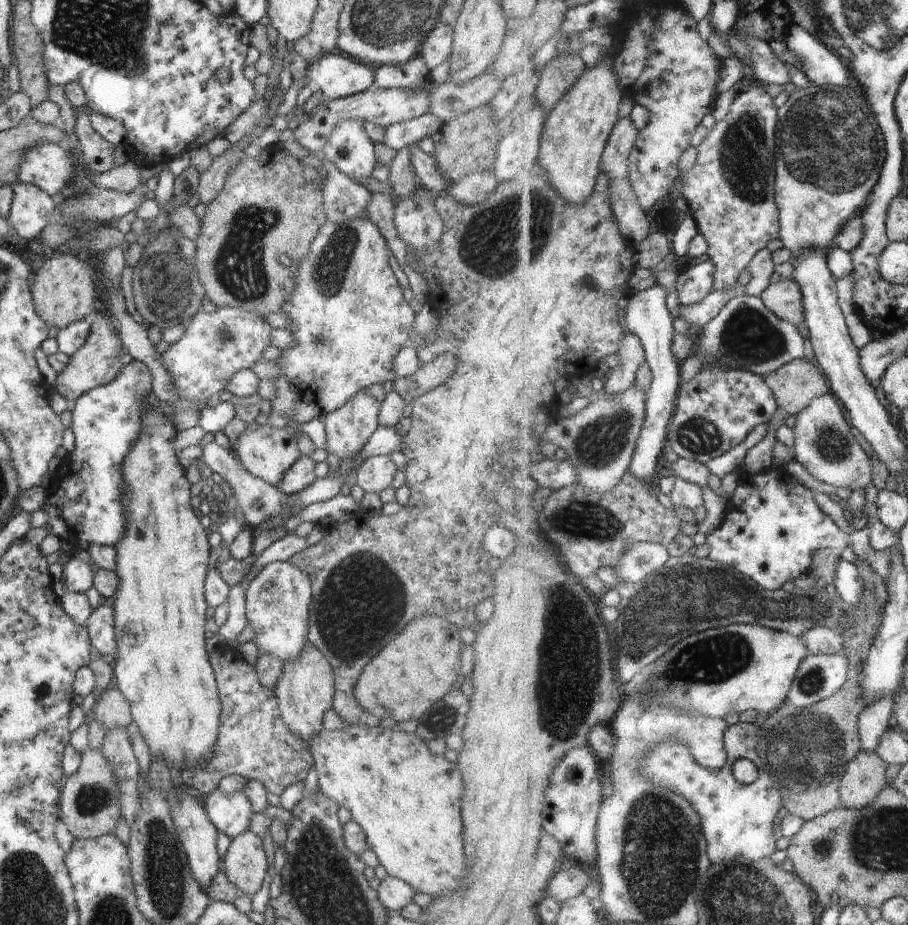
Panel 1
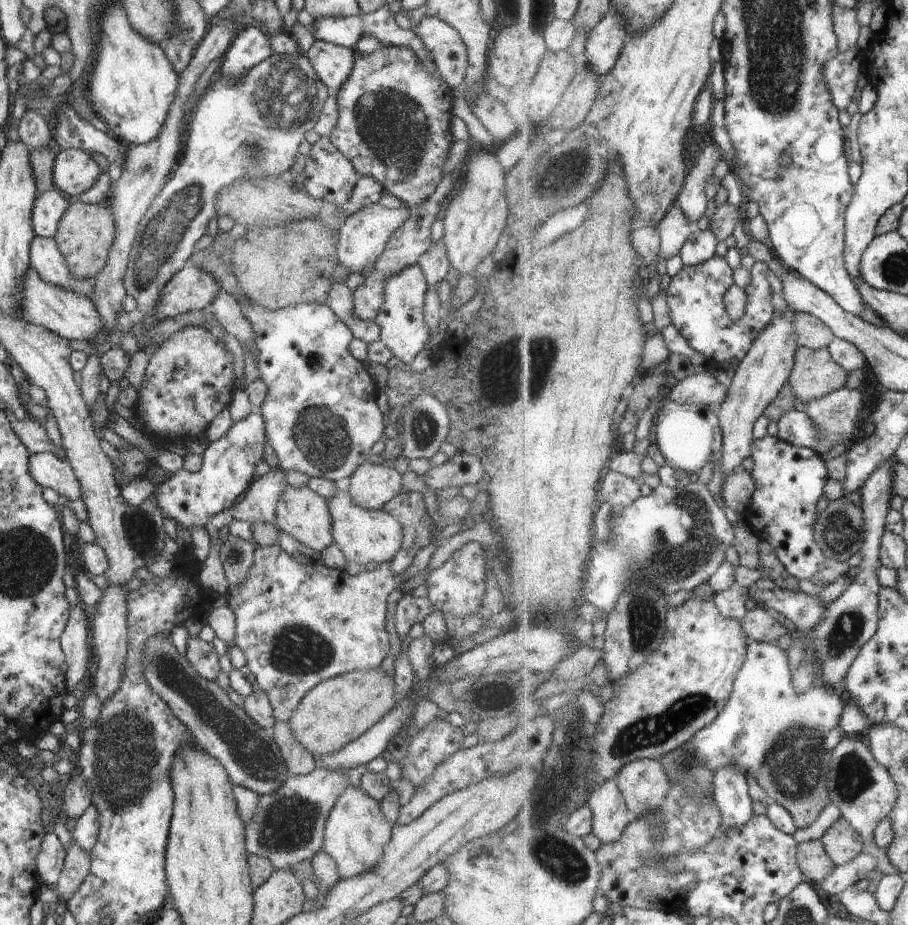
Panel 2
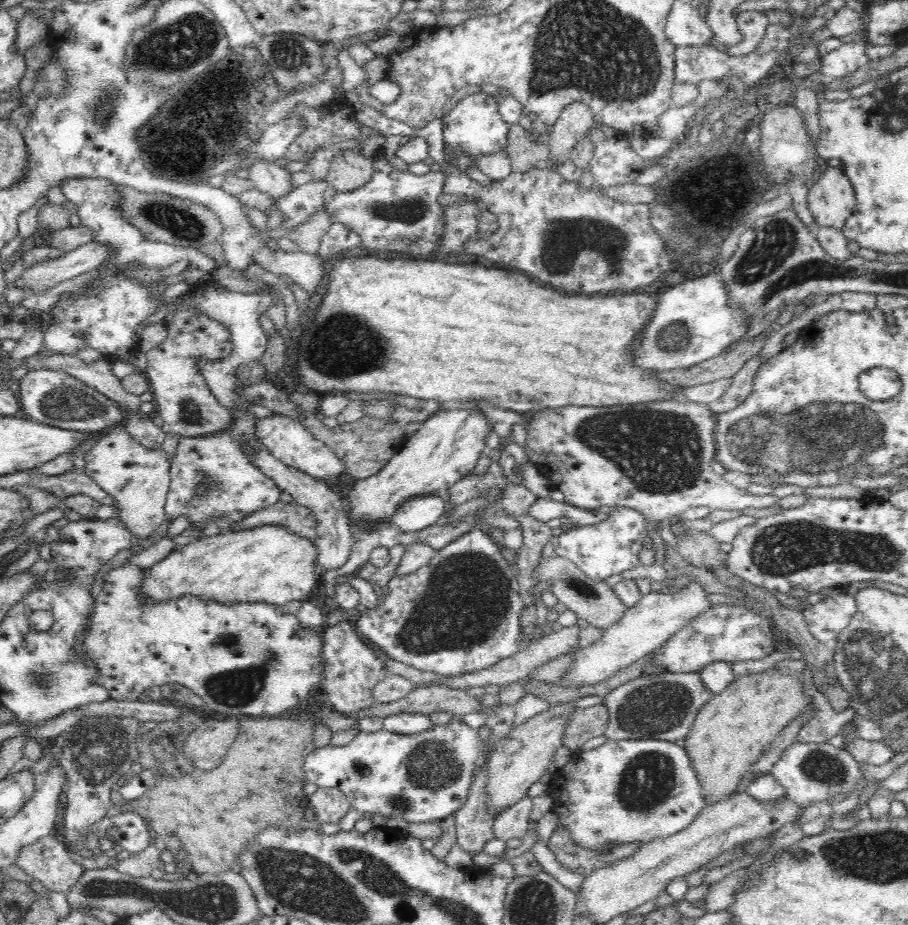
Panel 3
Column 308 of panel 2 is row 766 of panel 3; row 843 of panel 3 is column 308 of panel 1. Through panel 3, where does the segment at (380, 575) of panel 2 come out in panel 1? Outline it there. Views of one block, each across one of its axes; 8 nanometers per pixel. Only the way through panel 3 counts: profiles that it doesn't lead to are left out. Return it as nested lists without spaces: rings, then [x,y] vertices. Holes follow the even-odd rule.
[[[275,560],[260,570],[260,573],[249,583],[245,593],[246,622],[254,630],[253,642],[256,644],[260,656],[262,654],[272,654],[272,656],[280,658],[283,663],[298,660],[298,656],[304,652],[306,644],[310,643],[306,634],[308,634],[311,598],[310,578],[302,570],[292,566],[290,562]]]

